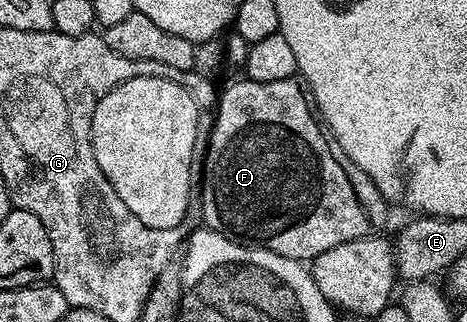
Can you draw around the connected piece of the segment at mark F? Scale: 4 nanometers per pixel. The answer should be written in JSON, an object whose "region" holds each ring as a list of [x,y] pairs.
{"region":[[[244,77],[242,81],[225,87],[217,98],[215,125],[212,126],[211,136],[205,143],[207,155],[203,158],[202,225],[208,230],[216,230],[218,234],[223,234],[226,238],[233,238],[269,252],[277,252],[277,256],[292,258],[304,264],[310,263],[323,252],[329,252],[331,248],[337,248],[339,244],[345,244],[349,240],[378,235],[382,231],[379,229],[387,222],[389,204],[381,196],[377,184],[373,184],[373,180],[369,180],[369,176],[365,176],[365,172],[361,172],[361,168],[357,168],[357,164],[353,164],[353,160],[349,160],[349,156],[345,156],[341,144],[337,144],[335,137],[325,129],[319,107],[305,89],[304,83],[295,78],[273,82],[254,82],[251,78]]]}

